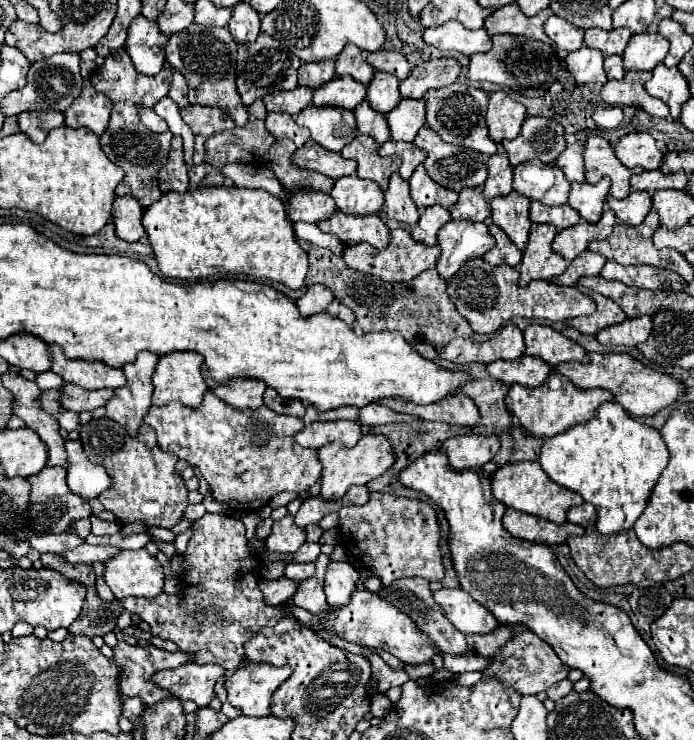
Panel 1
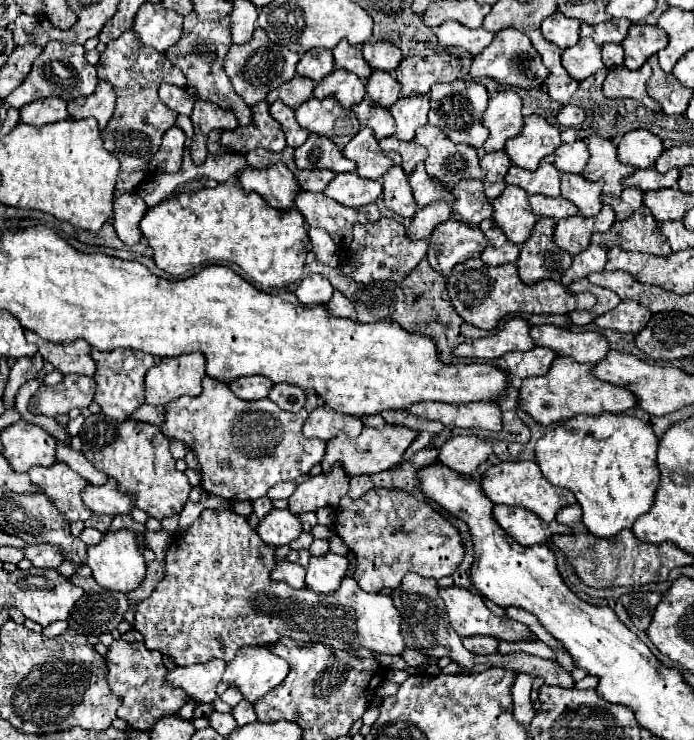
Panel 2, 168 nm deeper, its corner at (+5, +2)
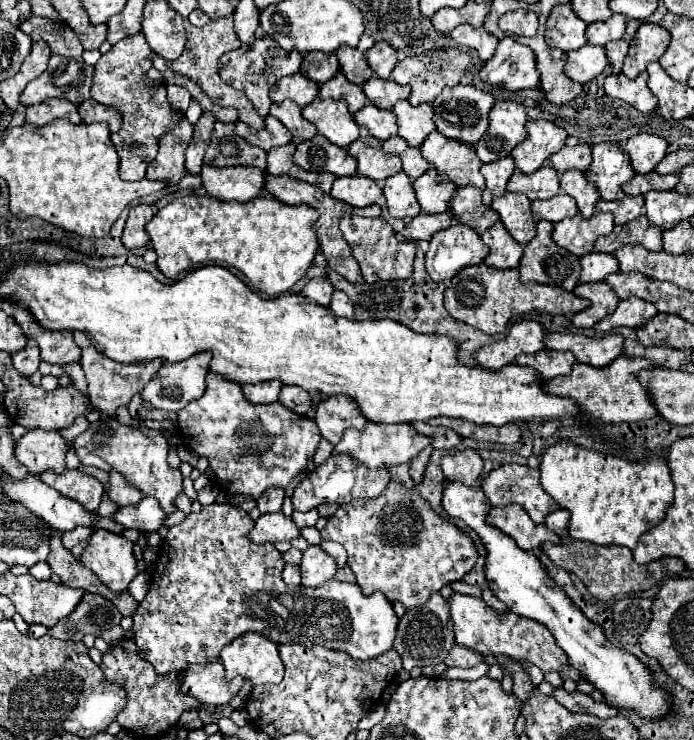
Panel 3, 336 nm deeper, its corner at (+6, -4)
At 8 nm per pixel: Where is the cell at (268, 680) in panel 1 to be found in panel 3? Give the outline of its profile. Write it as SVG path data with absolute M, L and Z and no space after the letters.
M245 633L225 645L221 651L221 663L229 679L241 675L253 685L281 683L285 673L279 645L257 633Z

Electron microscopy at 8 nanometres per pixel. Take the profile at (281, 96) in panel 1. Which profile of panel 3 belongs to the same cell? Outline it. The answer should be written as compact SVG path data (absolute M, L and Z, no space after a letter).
M293 73L289 77L279 79L271 87L271 99L273 101L291 99L299 107L305 107L305 105L309 105L317 97L317 91L319 91L319 85L313 79L307 79L301 73Z

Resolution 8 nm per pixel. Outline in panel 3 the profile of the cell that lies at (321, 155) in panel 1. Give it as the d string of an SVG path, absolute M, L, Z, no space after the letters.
M319 133L313 139L299 143L293 159L307 171L329 171L337 177L353 175L357 169L357 161L349 155L347 149L329 143Z

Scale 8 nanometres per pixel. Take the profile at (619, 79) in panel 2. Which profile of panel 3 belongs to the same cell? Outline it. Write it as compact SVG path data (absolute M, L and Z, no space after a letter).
M623 73L605 77L605 93L609 97L623 99L643 113L651 113L657 107L657 97L647 87L647 73L639 73L635 79L625 77Z

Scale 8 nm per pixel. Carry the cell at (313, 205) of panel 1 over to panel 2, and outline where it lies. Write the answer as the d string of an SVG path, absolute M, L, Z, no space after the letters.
M272 165L266 169L248 167L240 173L238 179L246 193L258 193L274 209L294 207L296 195L302 191L286 165Z

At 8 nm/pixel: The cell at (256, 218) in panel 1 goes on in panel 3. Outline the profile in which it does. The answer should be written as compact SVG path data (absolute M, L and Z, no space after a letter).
M187 195L171 201L167 207L155 213L155 217L147 223L147 233L151 237L153 249L157 251L157 267L159 271L175 279L183 271L193 271L201 265L231 265L239 269L255 289L265 293L267 297L277 297L279 293L289 291L311 267L317 251L319 241L315 233L315 223L319 213L301 203L301 205L285 205L273 197L257 197L245 203L239 201L217 201L213 197L197 197Z

